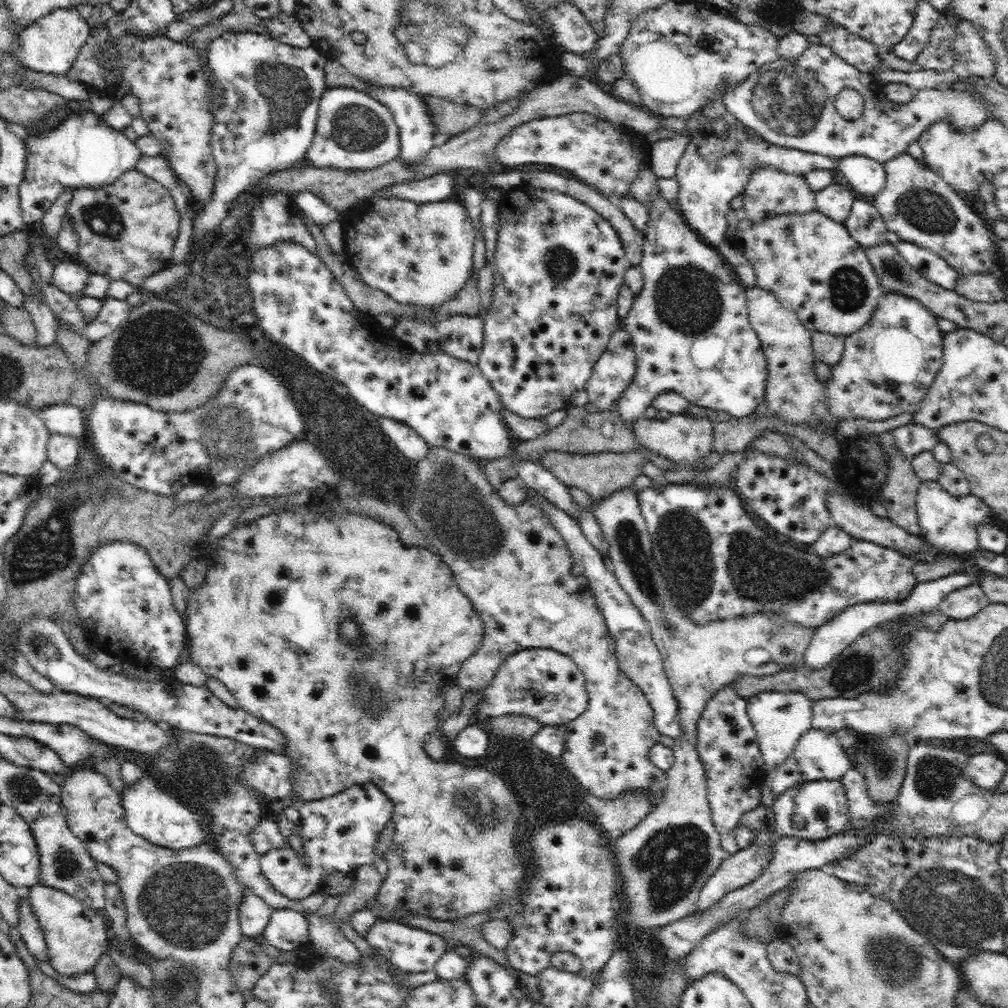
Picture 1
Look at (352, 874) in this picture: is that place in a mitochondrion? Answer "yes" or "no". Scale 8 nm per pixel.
no

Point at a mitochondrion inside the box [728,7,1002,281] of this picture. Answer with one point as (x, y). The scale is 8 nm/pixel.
(789, 99)

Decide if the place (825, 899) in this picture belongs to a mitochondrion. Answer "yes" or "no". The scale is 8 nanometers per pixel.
no

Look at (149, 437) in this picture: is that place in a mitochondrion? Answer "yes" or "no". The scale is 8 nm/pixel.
no

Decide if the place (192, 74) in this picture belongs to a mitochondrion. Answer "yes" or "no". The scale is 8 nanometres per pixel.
no

